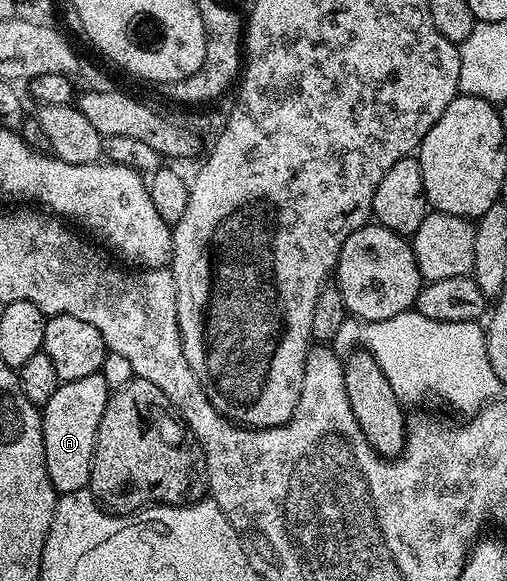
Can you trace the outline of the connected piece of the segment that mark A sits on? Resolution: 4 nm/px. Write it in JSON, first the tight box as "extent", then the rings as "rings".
{"extent":[42,373,109,496],"rings":[[[97,373],[90,377],[78,377],[78,381],[61,383],[54,397],[44,403],[42,441],[46,453],[46,473],[57,496],[88,487],[98,437],[98,421],[102,421],[102,413],[106,413],[109,394],[106,377]]]}

